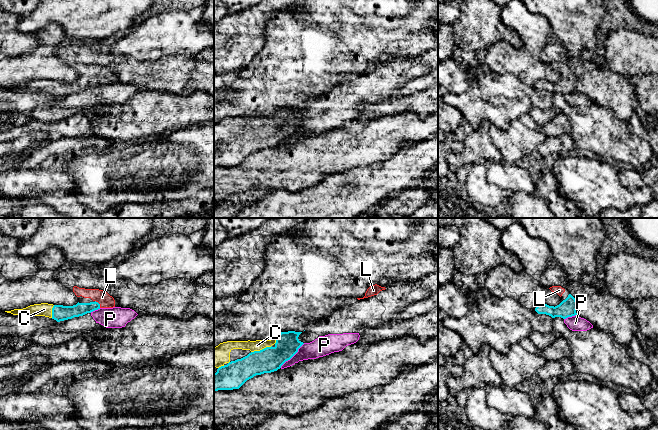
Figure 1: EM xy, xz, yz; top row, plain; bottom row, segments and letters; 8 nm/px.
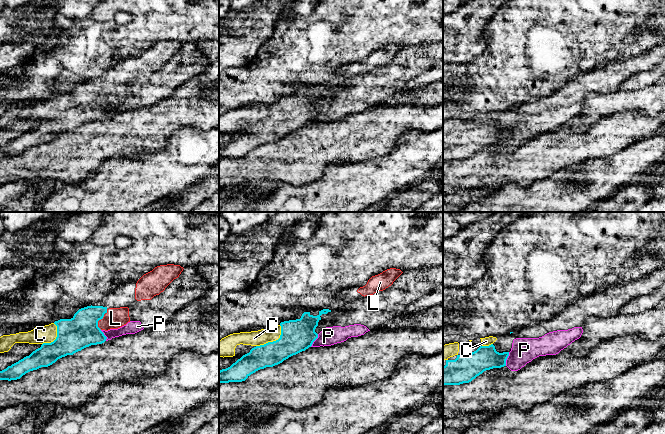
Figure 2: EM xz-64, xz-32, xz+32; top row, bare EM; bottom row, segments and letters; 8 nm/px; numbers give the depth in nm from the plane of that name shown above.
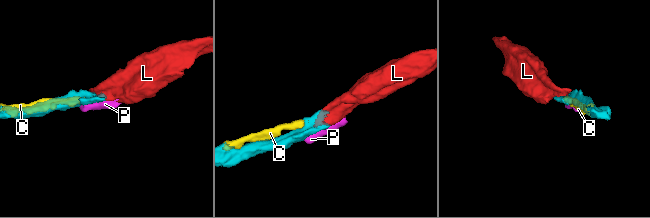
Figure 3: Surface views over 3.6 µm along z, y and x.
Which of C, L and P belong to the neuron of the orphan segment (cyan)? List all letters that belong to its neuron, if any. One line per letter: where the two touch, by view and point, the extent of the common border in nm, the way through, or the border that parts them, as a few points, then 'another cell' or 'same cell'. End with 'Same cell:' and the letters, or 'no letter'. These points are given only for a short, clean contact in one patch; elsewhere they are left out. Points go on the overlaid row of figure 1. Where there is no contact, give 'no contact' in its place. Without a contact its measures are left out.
C: contact xz (262, 349); length 180 nm; same cell
L: contact xy (99, 304); length 80 nm; way xy (80, 309), (99, 304), (102, 297); same cell
P: contact xz (292, 356); length 280 nm; border xz (304, 343), (280, 367); another cell
Same cell: C, L

